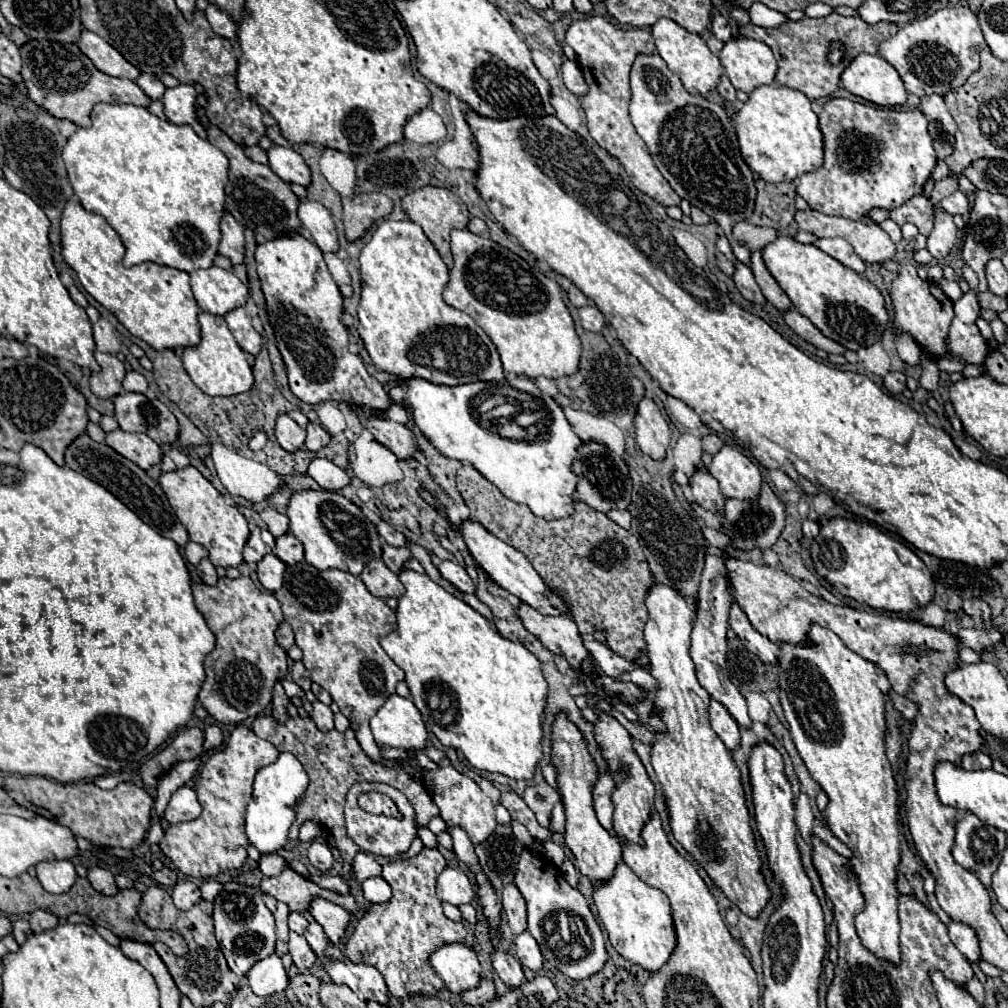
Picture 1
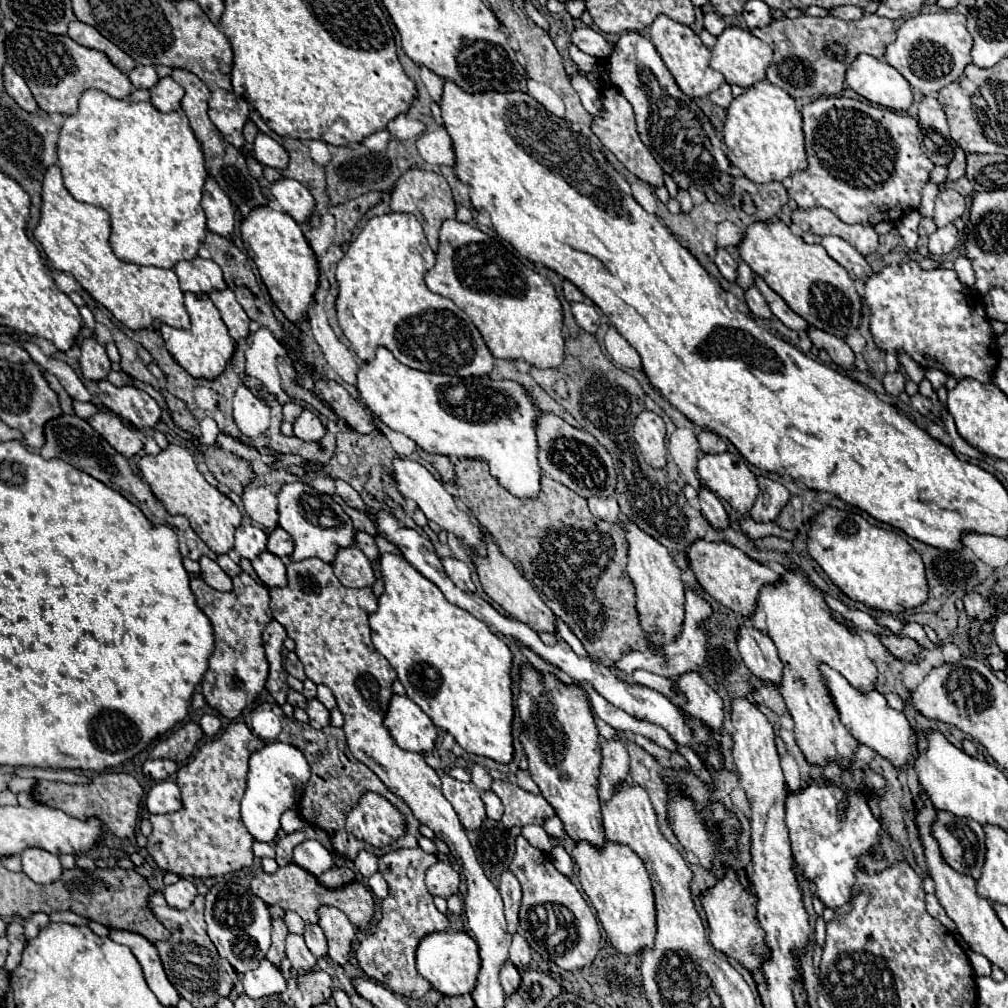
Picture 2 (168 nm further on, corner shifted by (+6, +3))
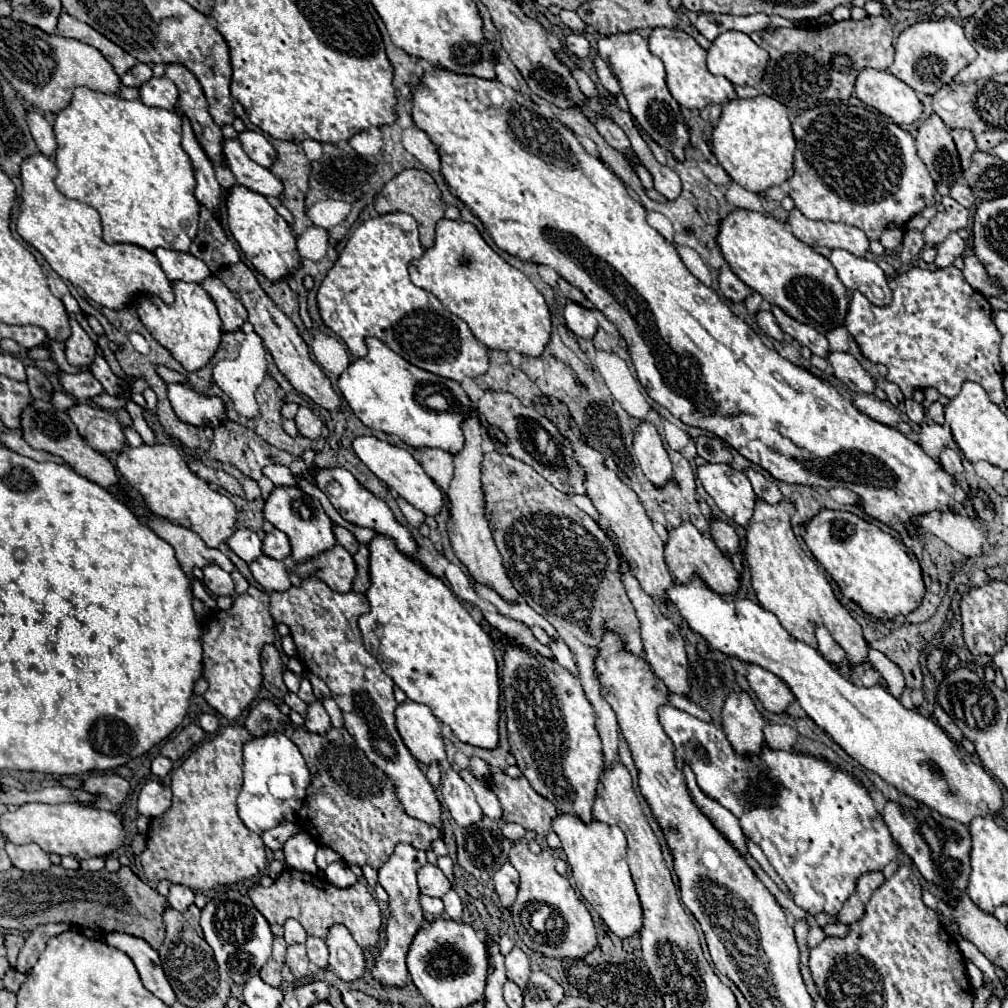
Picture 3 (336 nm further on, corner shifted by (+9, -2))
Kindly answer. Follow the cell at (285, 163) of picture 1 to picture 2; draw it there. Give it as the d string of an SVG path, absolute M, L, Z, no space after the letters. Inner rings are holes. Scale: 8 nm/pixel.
M257 133L253 141L253 155L259 163L275 169L287 167L287 151L265 133Z

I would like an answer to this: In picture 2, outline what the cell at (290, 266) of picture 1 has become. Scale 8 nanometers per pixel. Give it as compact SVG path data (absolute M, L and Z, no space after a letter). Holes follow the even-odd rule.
M259 205L253 207L241 221L241 239L275 305L293 323L307 317L307 305L313 301L313 293L319 283L319 269L315 257L311 257L311 247L307 241L303 241L303 231L299 229L297 221L289 213L271 209L271 205Z

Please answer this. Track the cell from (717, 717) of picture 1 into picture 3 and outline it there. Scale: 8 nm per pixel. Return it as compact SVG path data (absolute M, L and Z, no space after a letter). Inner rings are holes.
M622 558L622 566L620 566L622 574L624 574L624 586L628 592L628 598L632 600L634 608L636 608L636 616L640 620L642 626L642 642L644 642L644 652L646 652L646 660L652 666L654 674L668 686L668 690L672 690L678 696L688 698L688 660L686 660L686 650L684 650L684 640L678 632L678 628L662 614L660 604L650 598L638 584L638 580L630 574L626 560Z

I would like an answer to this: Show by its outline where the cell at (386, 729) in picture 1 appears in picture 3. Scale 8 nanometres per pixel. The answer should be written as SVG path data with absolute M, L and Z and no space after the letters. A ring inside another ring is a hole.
M406 700L398 704L394 716L402 742L418 762L432 764L446 758L440 722L426 704Z

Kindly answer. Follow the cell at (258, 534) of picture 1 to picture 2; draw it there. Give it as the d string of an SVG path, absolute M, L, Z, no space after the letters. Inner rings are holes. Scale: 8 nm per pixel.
M241 525L235 533L235 549L239 555L247 557L247 559L255 559L259 553L263 553L267 547L267 535L263 529L255 527L255 525Z

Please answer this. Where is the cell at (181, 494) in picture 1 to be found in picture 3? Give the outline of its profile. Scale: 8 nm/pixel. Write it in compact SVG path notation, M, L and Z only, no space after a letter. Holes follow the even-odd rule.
M168 444L124 448L120 452L118 472L134 486L152 514L162 516L174 524L194 530L208 548L218 548L236 530L236 506L232 500L216 490L212 490L204 480L200 480L186 464L184 456Z

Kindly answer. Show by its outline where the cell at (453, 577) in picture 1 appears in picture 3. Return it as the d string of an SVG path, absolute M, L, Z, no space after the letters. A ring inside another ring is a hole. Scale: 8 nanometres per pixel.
M448 564L448 568L446 568L444 576L446 576L446 580L448 580L448 584L450 584L452 592L454 592L460 600L464 600L464 602L466 602L466 604L470 604L470 606L474 606L474 604L476 604L478 594L474 592L474 588L472 588L472 584L470 584L468 576L462 572L462 568L460 568L460 566L456 566L456 564Z

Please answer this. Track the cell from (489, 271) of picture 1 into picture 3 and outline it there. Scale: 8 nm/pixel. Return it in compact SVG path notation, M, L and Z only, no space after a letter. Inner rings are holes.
M442 218L436 224L436 242L418 262L410 264L414 286L432 292L452 314L462 318L472 334L488 350L516 350L524 356L542 356L552 334L548 304L536 286L496 254L480 236L474 224Z

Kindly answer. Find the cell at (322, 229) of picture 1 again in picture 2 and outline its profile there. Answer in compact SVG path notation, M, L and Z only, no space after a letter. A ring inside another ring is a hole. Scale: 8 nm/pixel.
M281 177L271 183L271 193L279 201L281 209L297 223L303 223L307 217L311 217L311 193L307 193L307 187L303 187L299 181Z

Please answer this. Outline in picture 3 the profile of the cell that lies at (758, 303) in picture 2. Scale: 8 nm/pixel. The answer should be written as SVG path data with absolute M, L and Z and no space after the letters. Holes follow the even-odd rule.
M760 310L760 312L756 314L756 322L758 322L760 330L762 330L766 336L770 336L770 338L774 338L774 340L784 340L784 332L782 332L780 326L776 324L776 318L774 318L772 312Z

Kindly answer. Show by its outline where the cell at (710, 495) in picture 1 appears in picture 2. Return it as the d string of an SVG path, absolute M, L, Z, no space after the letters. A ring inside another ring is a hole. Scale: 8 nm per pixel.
M701 489L699 491L699 503L701 503L701 513L705 515L705 519L717 527L717 529L729 529L731 521L729 521L729 515L723 507L723 503L719 501L719 497L715 493L711 493L709 489Z

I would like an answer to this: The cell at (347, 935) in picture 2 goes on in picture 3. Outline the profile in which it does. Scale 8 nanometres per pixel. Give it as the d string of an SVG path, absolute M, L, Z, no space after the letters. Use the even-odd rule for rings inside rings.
M334 924L328 930L326 946L330 950L330 970L344 982L352 982L364 974L364 952L354 942L346 926Z

